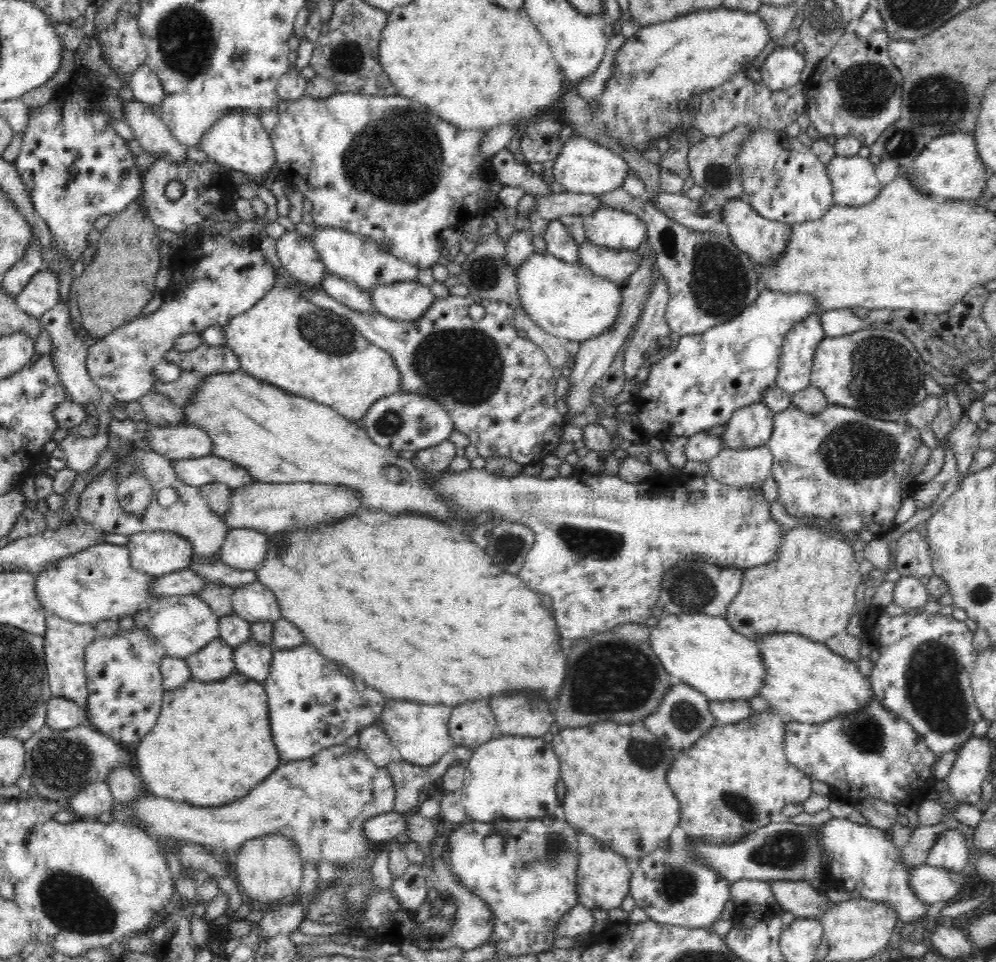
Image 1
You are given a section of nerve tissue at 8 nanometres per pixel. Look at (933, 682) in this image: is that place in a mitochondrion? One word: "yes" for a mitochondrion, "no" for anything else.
yes

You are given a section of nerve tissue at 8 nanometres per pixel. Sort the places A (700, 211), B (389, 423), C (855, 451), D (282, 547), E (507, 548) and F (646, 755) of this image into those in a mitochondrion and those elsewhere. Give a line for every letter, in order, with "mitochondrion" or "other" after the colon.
A: mitochondrion
B: mitochondrion
C: mitochondrion
D: mitochondrion
E: mitochondrion
F: mitochondrion

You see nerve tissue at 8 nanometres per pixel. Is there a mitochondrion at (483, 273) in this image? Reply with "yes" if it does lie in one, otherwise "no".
yes

